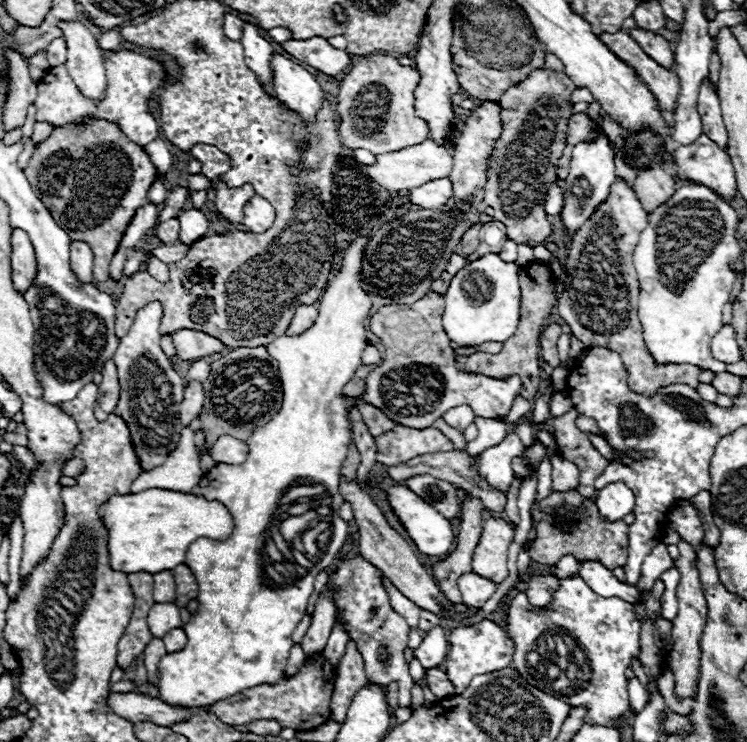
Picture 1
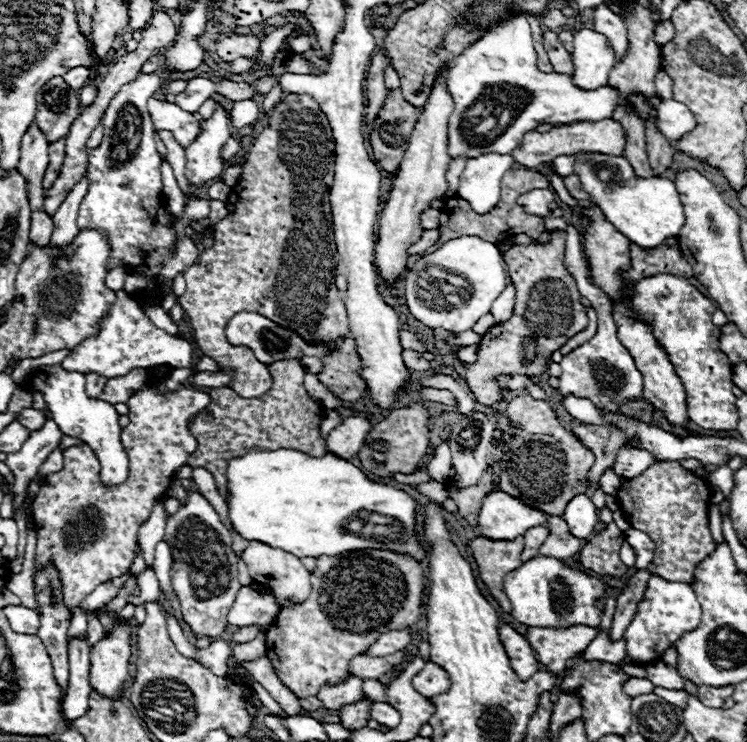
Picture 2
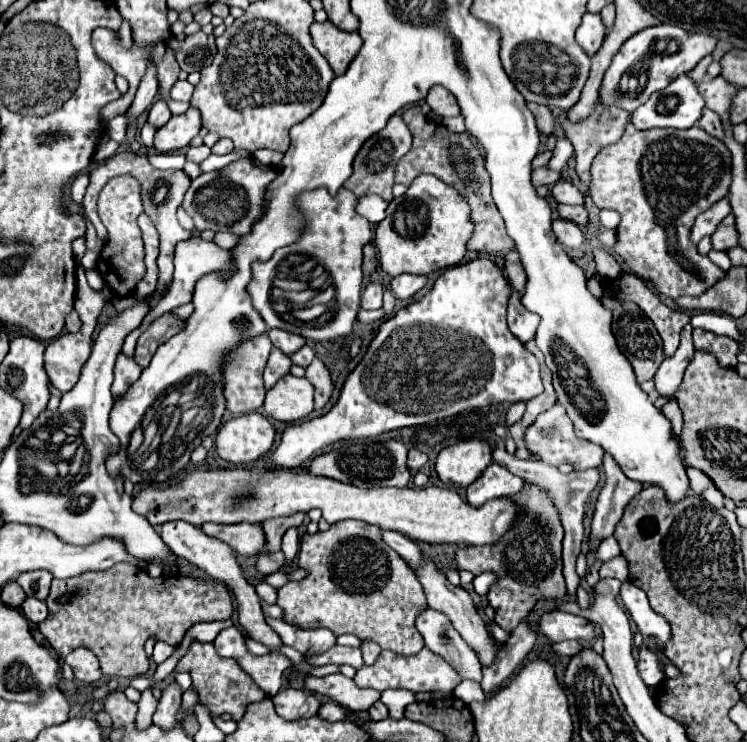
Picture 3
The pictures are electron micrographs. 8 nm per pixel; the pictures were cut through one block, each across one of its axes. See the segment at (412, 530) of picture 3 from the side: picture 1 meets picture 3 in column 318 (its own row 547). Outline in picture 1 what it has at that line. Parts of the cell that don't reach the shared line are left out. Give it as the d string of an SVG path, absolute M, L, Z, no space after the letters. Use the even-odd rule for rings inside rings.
M502 518L484 522L480 542L474 550L472 570L500 584L508 576L508 548L514 540L514 528Z

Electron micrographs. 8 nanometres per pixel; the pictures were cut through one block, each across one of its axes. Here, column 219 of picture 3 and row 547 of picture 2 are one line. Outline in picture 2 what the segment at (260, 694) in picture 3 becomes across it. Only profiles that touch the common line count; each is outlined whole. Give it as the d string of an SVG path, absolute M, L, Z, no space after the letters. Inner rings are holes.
M656 462L648 466L640 476L636 478L624 478L620 484L620 490L616 492L616 502L620 510L628 516L632 528L644 532L650 536L654 542L654 558L648 564L648 572L662 576L666 580L676 580L676 582L692 582L692 572L702 558L706 558L714 548L716 542L710 534L708 528L708 504L712 498L712 484L706 478L694 476L694 472L682 468L678 462Z

